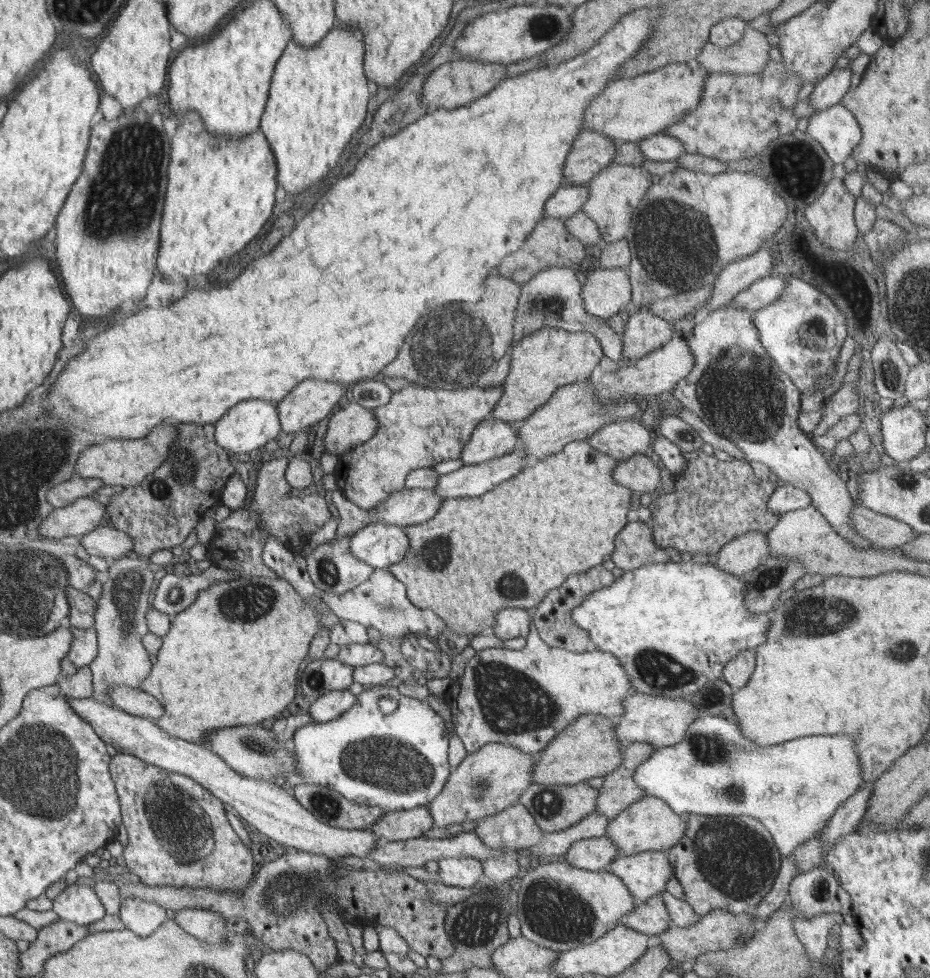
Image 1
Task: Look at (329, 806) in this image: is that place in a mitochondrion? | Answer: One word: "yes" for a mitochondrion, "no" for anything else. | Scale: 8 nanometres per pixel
yes

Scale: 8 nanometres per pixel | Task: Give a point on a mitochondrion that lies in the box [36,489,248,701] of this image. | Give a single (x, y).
(124, 587)

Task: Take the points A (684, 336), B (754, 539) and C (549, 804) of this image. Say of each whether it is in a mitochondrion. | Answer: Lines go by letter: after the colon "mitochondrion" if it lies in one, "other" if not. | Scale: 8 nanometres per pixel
A: other
B: other
C: mitochondrion

